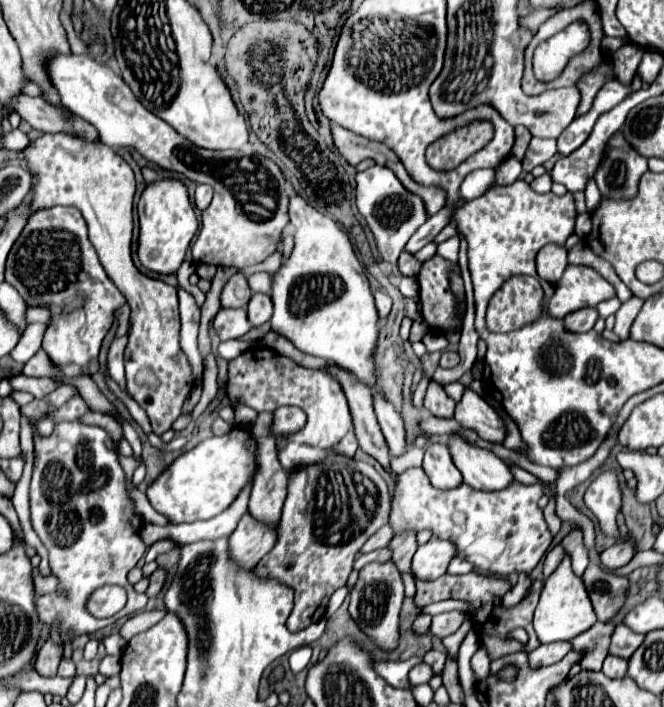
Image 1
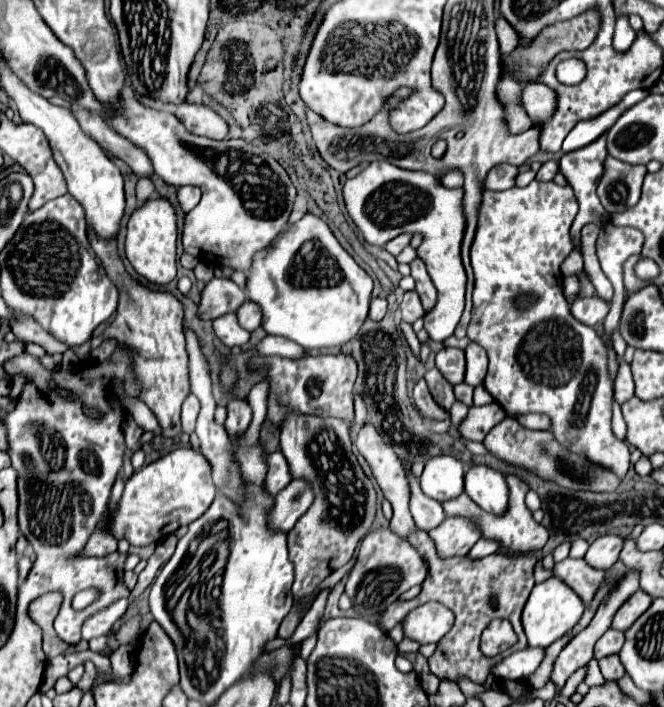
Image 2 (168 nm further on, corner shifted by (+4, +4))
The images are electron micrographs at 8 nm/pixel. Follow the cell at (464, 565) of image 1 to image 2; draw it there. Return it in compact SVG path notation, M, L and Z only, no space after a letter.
M478 540L478 542L474 544L474 548L468 552L468 558L476 560L476 558L484 558L484 556L490 556L490 554L498 552L498 546L492 544L492 542L494 542L494 540Z

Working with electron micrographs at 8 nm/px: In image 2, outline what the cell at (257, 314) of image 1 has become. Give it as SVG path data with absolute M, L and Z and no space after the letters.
M248 300L238 308L236 312L238 316L238 322L242 328L246 328L248 332L256 330L260 326L260 320L262 320L262 310L258 308L258 304L250 304Z

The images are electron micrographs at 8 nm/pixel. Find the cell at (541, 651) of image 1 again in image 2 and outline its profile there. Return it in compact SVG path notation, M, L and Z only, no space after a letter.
M528 646L524 650L518 650L518 652L510 654L500 664L496 664L492 674L496 678L526 680L530 674L534 674L538 670L538 666L542 664L544 656L546 656L546 652L542 648L530 648Z

